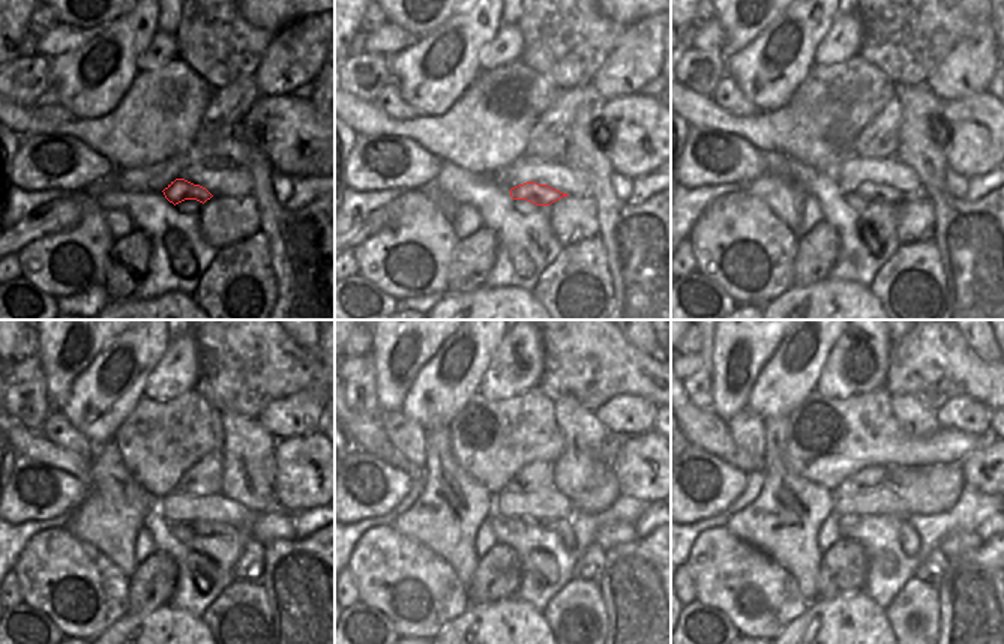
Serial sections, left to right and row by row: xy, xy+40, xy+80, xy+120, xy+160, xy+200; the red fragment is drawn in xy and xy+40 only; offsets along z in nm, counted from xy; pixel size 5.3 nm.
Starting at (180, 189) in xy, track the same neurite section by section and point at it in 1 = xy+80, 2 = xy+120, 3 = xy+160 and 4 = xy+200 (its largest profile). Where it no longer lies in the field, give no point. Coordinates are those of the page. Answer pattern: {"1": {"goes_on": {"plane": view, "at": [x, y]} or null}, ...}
{"1": {"goes_on": {"plane": "xy+80", "at": [871, 192]}}, "2": {"goes_on": {"plane": "xy+120", "at": [200, 527]}}, "3": {"goes_on": {"plane": "xy+160", "at": [560, 526]}}, "4": {"goes_on": {"plane": "xy+200", "at": [908, 538]}}}

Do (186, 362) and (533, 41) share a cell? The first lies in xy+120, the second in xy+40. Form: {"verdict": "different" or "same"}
{"verdict": "different"}

